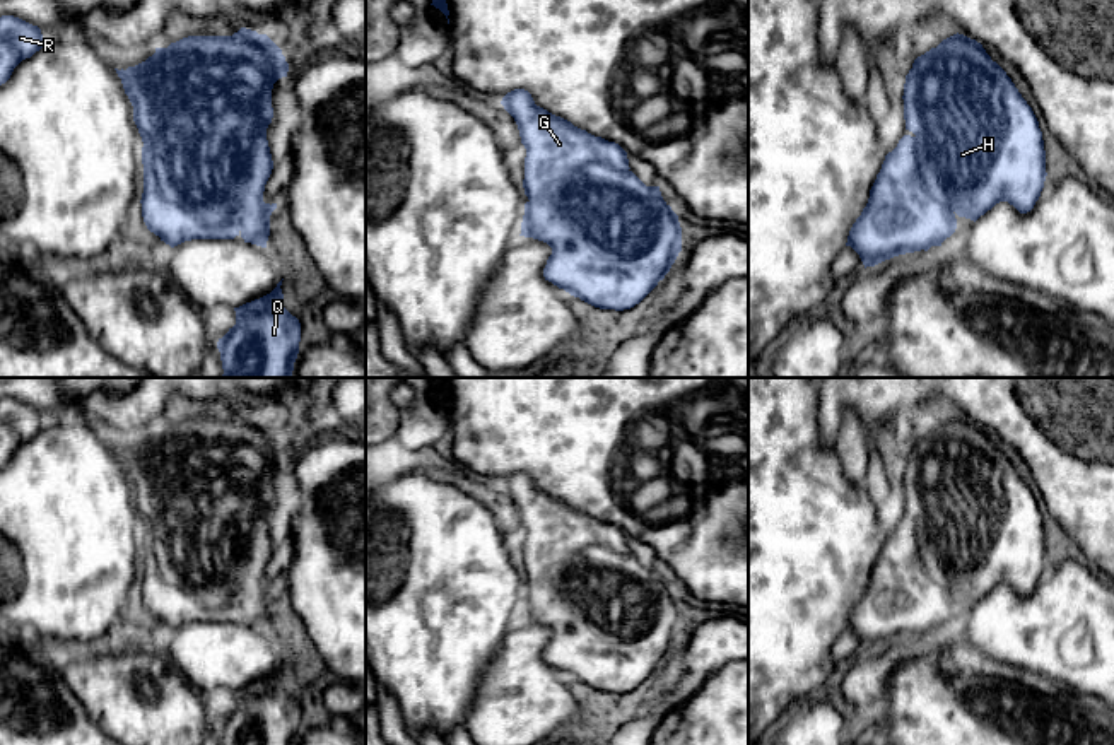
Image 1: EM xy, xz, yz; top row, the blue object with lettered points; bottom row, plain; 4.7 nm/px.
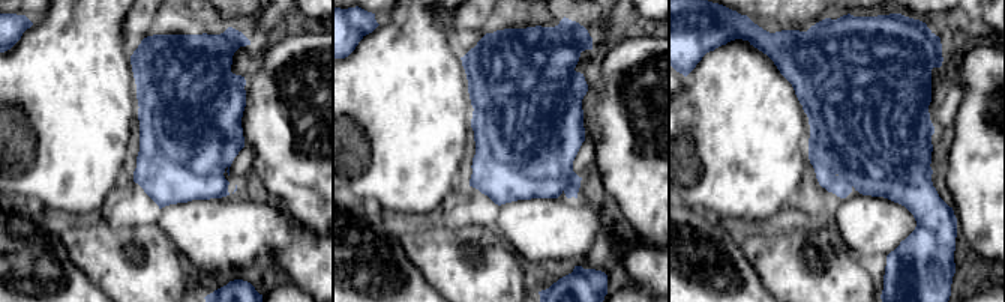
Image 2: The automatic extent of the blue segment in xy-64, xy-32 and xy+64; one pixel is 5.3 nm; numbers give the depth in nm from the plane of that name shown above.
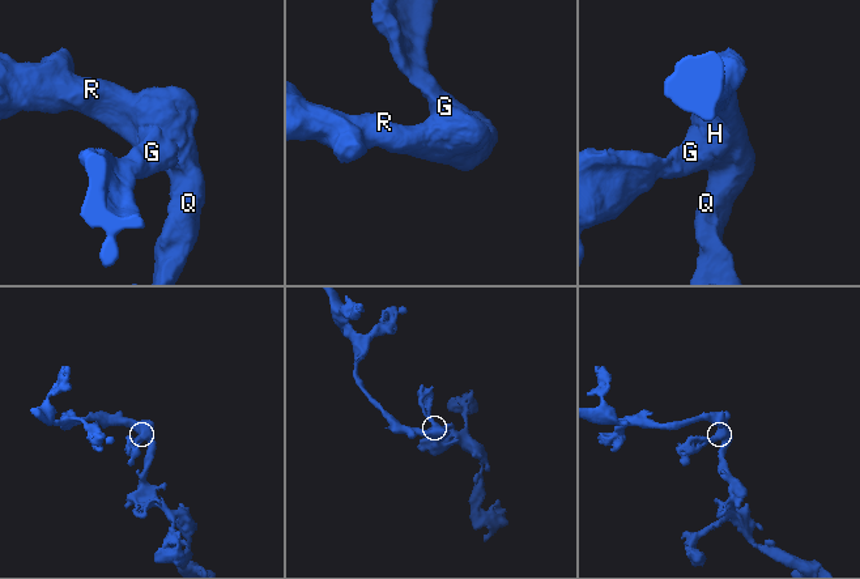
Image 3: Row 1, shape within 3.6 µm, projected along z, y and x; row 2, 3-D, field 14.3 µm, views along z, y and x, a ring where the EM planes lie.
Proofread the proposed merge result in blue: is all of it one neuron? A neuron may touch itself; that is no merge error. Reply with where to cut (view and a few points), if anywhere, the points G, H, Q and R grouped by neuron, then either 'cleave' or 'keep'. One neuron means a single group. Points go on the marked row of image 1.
no cut | G H Q R | keep

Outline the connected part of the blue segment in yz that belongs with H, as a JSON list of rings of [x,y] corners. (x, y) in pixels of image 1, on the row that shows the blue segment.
[[[957,32],[918,56],[906,75],[902,99],[906,130],[914,135],[904,135],[885,155],[868,203],[846,243],[859,255],[865,268],[899,255],[941,246],[955,232],[957,215],[976,222],[1000,202],[1008,202],[1020,214],[1030,212],[1047,176],[1042,132],[1032,108],[976,39]]]

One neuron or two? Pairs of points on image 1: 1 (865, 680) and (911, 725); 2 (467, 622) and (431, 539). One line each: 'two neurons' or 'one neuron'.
1: two neurons
2: one neuron

